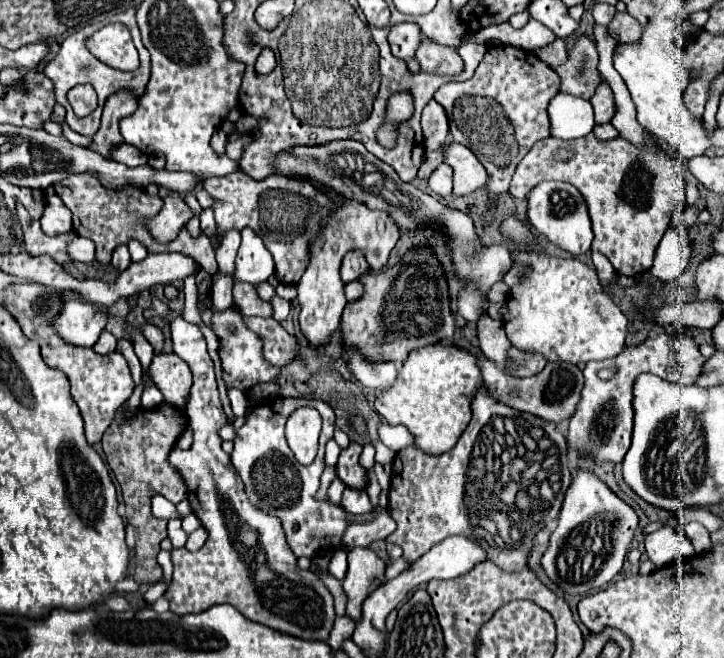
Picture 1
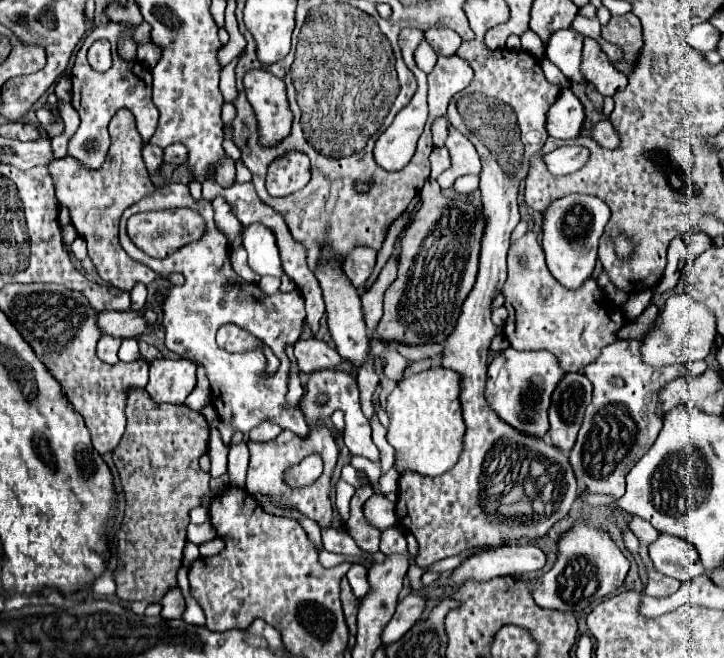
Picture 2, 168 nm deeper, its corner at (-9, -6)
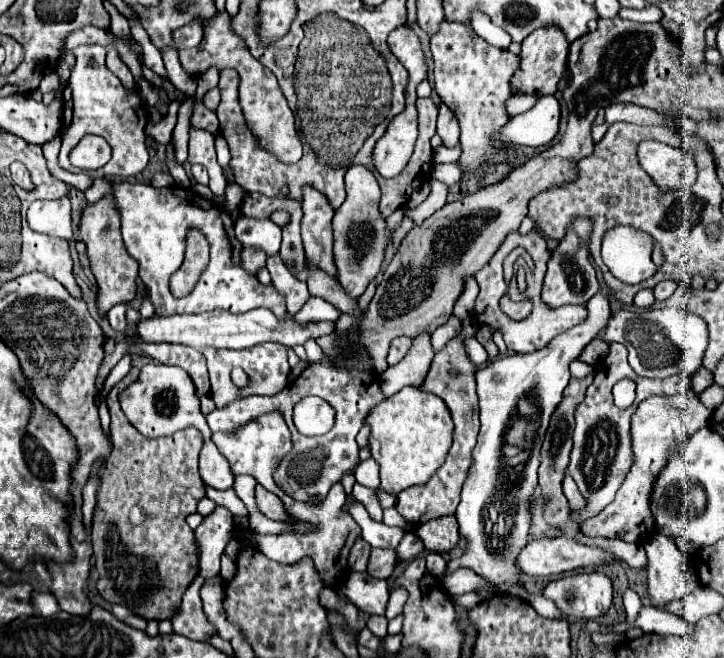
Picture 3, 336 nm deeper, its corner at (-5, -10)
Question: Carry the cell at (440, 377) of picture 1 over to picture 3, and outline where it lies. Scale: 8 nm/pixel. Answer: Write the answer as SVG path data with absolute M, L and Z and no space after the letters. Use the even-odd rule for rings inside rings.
M405 386L397 394L385 398L369 412L367 424L371 424L371 456L381 466L381 488L393 496L409 486L429 482L443 466L451 448L453 420L447 404L439 396L415 386Z

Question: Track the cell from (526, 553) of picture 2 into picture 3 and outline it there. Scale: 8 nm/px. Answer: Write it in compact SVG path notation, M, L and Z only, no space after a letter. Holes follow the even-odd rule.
M561 536L529 542L519 552L515 566L521 574L551 576L575 568L593 568L609 560L613 560L613 554Z

